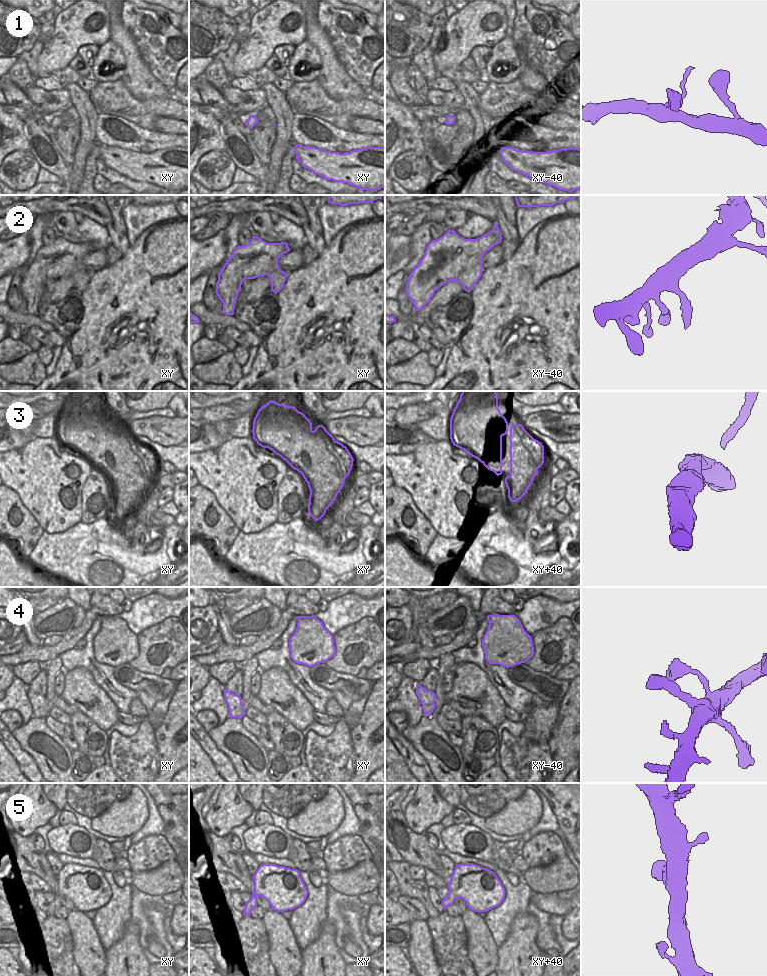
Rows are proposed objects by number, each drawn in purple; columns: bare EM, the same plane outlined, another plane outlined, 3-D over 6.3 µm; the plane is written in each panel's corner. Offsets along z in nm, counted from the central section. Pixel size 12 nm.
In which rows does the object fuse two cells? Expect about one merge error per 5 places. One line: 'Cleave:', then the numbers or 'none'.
Cleave: none

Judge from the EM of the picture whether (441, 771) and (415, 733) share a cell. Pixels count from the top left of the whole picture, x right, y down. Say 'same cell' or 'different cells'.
same cell

